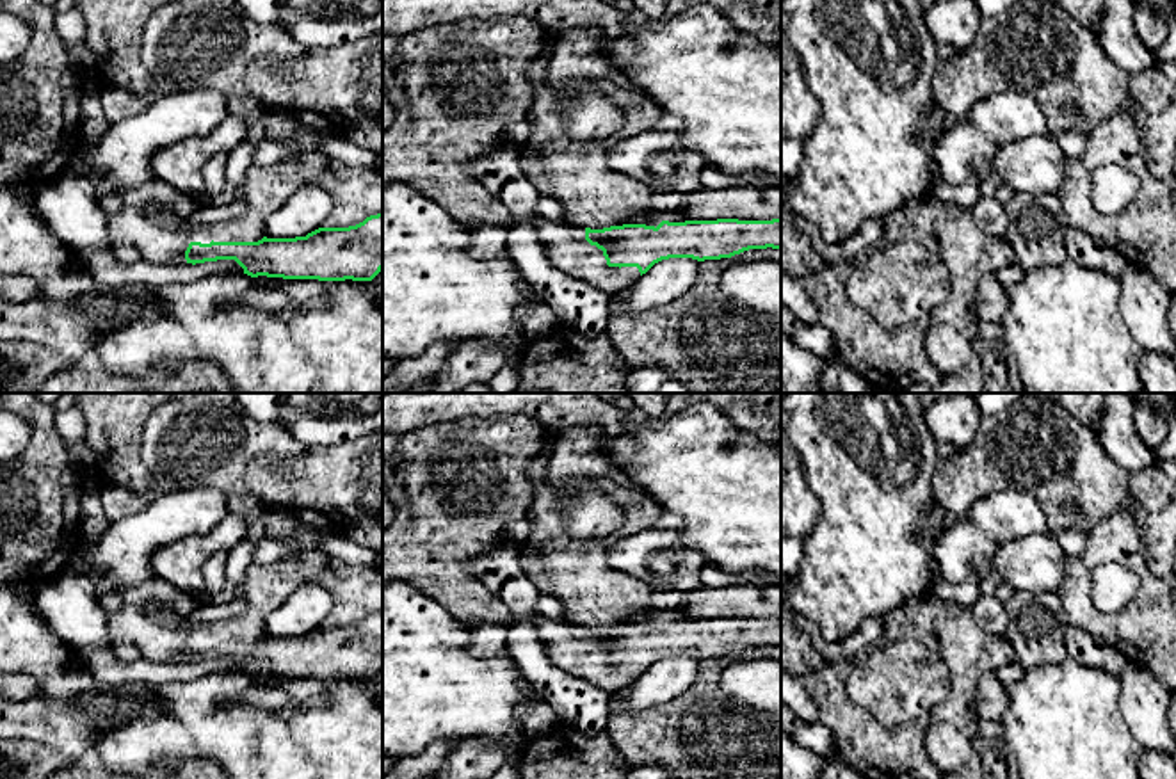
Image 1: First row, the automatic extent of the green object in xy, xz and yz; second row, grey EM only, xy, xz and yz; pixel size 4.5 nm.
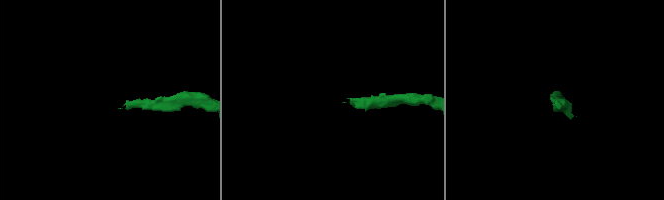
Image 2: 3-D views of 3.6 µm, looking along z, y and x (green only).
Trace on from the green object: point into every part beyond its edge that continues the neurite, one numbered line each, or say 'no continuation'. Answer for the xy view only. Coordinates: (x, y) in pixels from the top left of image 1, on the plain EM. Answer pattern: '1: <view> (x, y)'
1: xy (153, 616)

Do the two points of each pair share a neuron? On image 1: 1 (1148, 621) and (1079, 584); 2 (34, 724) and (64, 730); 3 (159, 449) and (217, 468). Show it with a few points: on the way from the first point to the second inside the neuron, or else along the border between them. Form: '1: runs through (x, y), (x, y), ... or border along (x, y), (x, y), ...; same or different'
1: runs through (1127, 623), (1100, 623), (1082, 605); same
2: runs through (41, 724), (57, 724); same
3: runs through (173, 449), (198, 449), (203, 454); same

